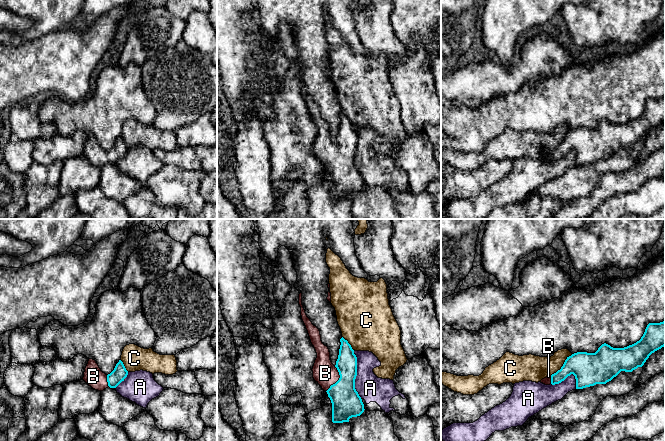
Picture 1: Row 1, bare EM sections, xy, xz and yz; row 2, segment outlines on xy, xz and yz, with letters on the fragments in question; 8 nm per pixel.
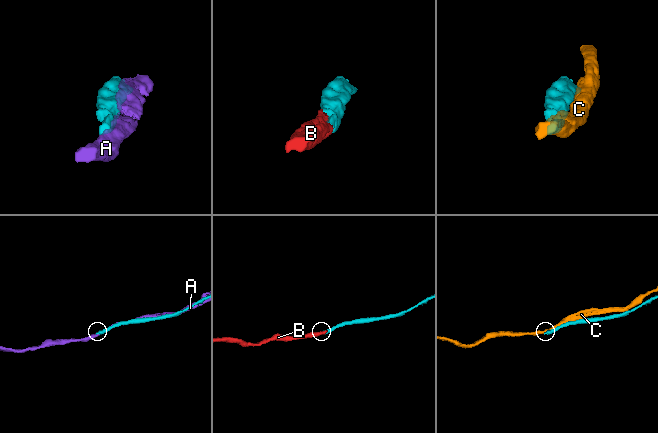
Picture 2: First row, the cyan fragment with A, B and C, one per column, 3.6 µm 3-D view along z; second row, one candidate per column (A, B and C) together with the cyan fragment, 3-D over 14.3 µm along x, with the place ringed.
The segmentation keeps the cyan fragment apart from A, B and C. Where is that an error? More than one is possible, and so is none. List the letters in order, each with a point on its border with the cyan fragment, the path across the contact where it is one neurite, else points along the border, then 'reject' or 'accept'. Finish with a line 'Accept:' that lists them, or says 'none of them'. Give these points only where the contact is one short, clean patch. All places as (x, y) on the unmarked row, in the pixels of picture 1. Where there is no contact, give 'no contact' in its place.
A: meets cyan in xz at (356, 151); reject
B: meets cyan in xz at (339, 155); accept
C: meets cyan in yz at (562, 142); border along yz (572, 130), (559, 145), (550, 151); reject
Accept: B

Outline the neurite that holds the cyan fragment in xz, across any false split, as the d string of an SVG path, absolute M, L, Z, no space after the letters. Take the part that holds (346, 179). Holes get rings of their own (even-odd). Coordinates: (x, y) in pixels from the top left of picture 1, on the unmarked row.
M302 69L299 70L302 96L308 107L317 134L313 142L313 154L327 168L332 179L332 198L349 198L352 193L364 188L364 180L355 165L357 152L357 133L351 121L343 113L340 115L338 135L334 142L330 128L321 117L319 105L307 93L302 81Z

